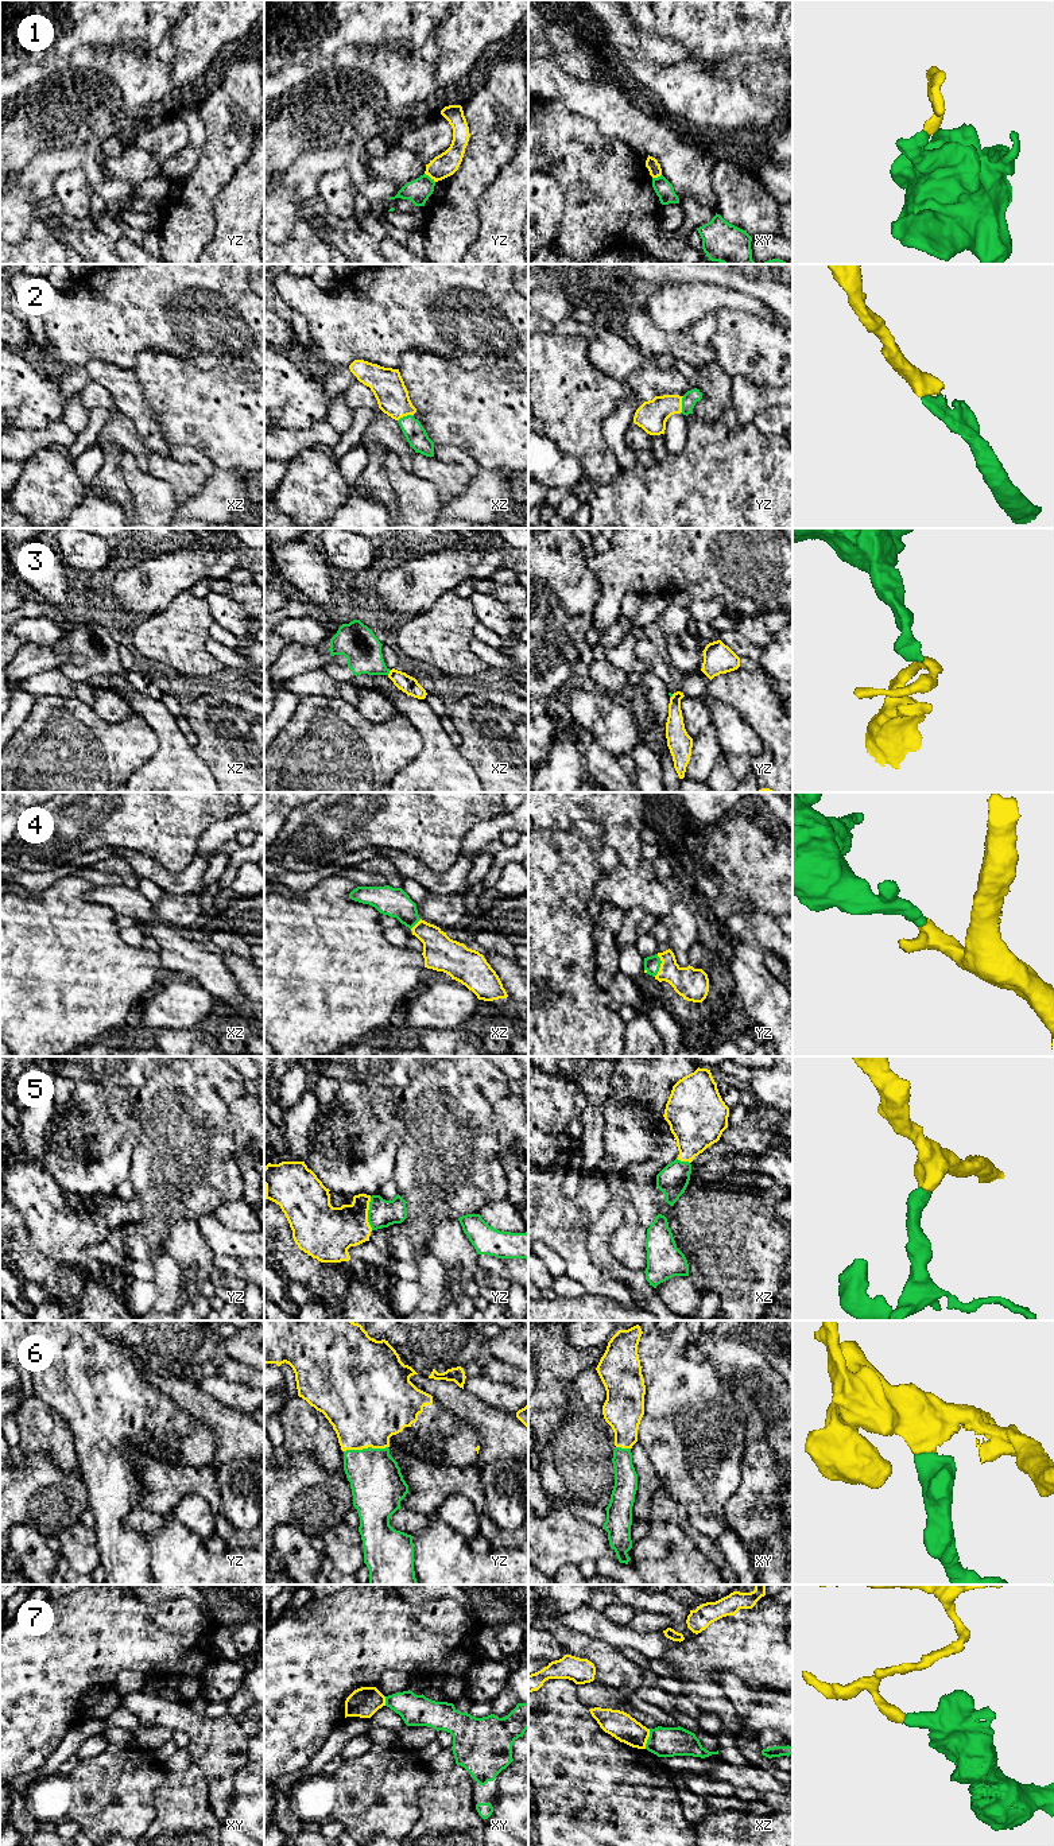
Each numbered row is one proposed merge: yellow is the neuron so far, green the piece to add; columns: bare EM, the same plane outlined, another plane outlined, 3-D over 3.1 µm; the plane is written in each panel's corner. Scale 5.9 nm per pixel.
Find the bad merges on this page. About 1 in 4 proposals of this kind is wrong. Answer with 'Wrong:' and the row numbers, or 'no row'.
Wrong: 1, 3, 7

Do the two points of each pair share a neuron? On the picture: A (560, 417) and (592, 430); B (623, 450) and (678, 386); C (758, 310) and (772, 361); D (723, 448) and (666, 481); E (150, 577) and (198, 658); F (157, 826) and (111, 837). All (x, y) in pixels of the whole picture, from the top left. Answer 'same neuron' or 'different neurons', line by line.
A: same neuron
B: same neuron
C: different neurons
D: same neuron
E: different neurons
F: same neuron

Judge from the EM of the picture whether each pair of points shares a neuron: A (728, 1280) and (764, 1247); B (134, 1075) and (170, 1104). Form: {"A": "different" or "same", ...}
{"A": "same", "B": "different"}

